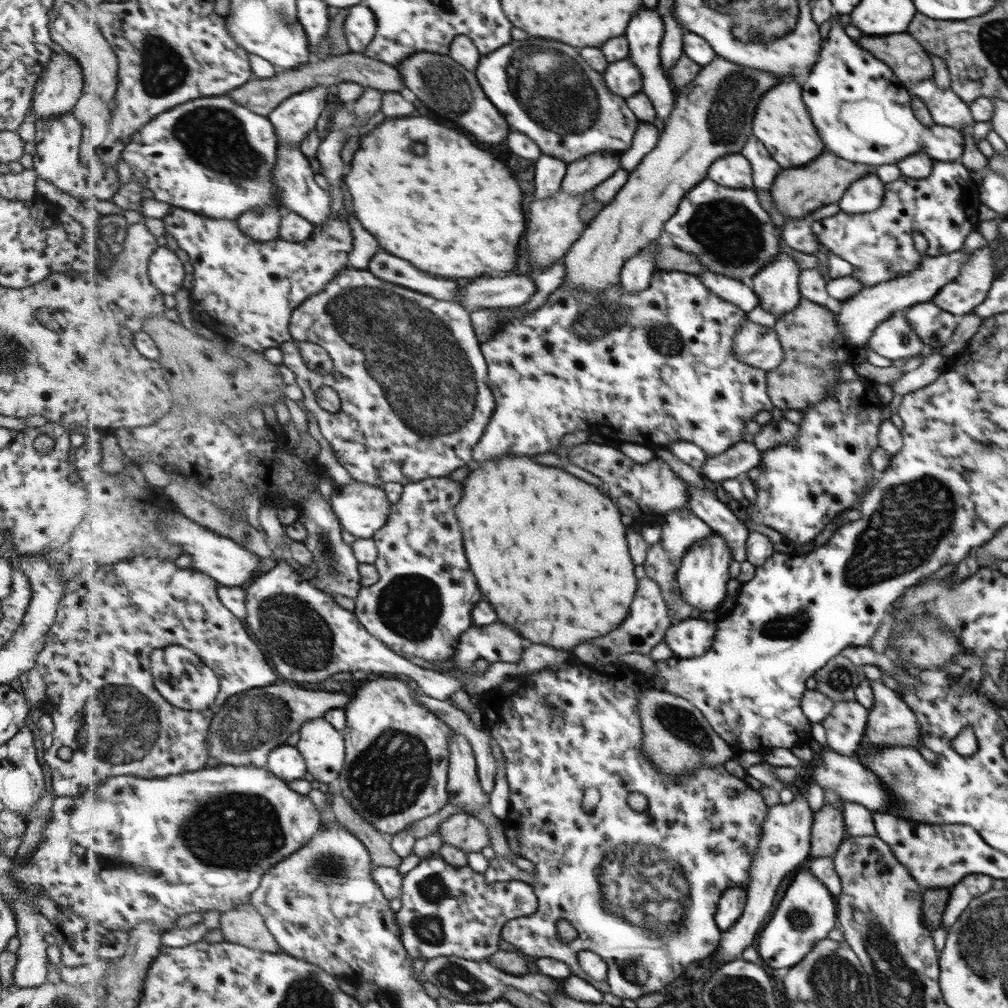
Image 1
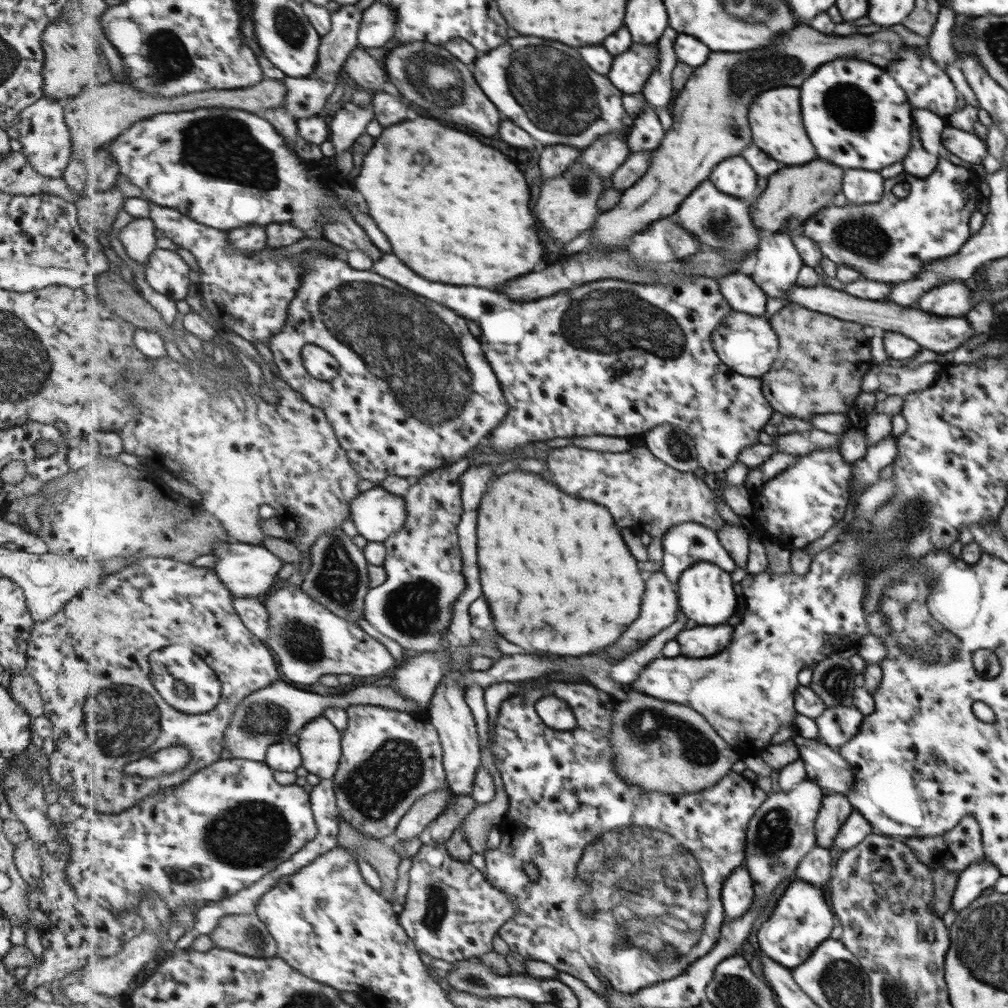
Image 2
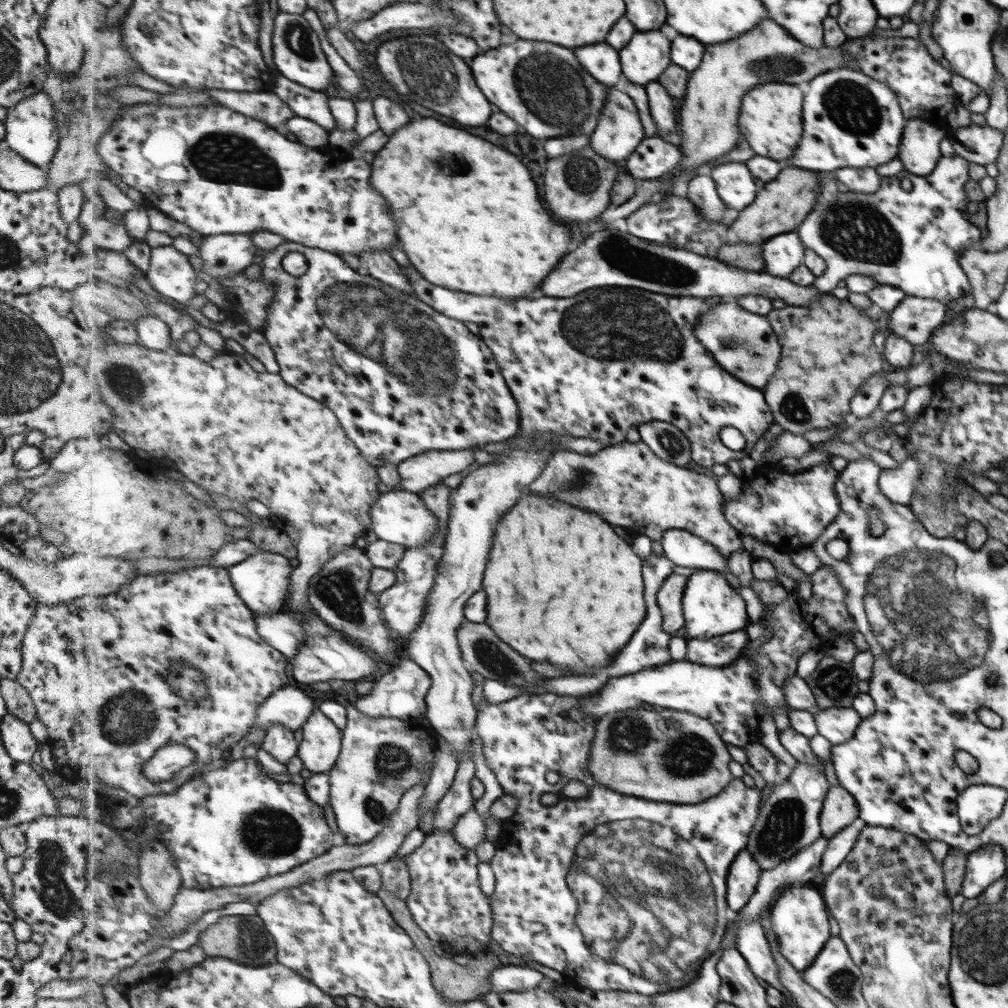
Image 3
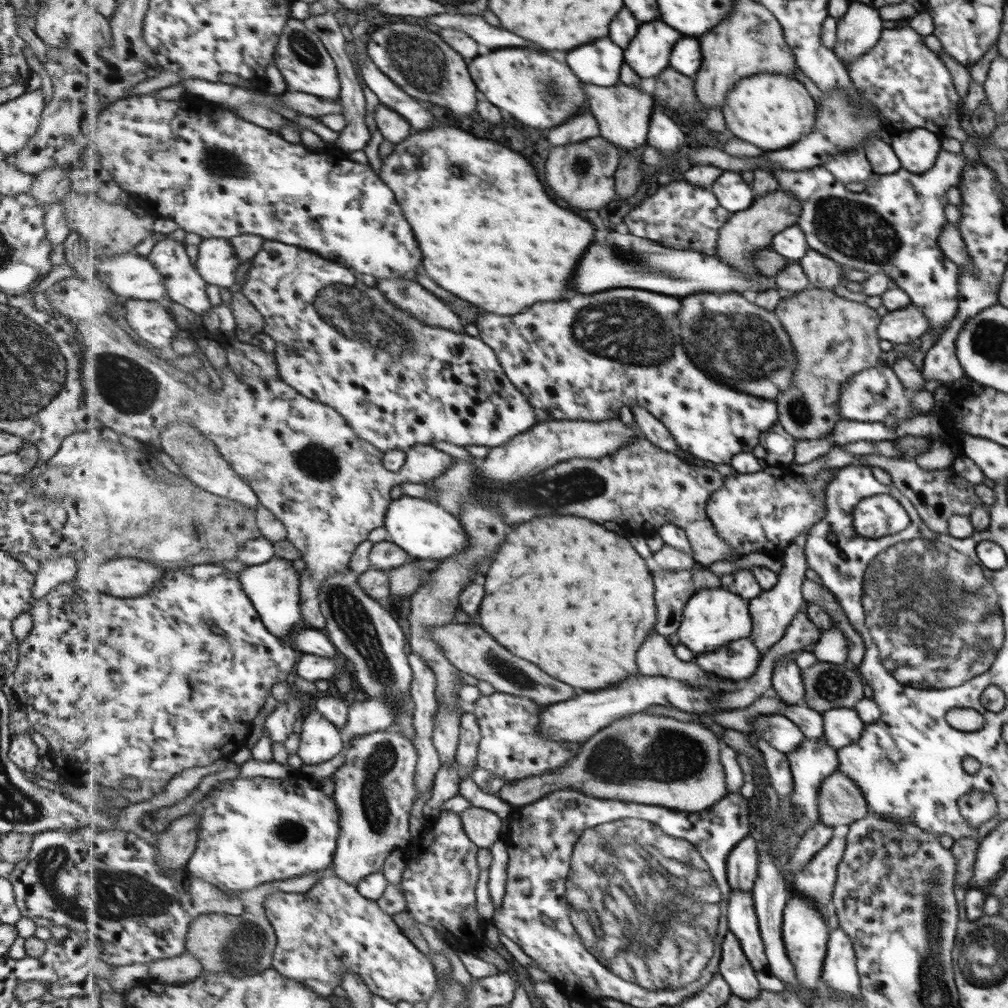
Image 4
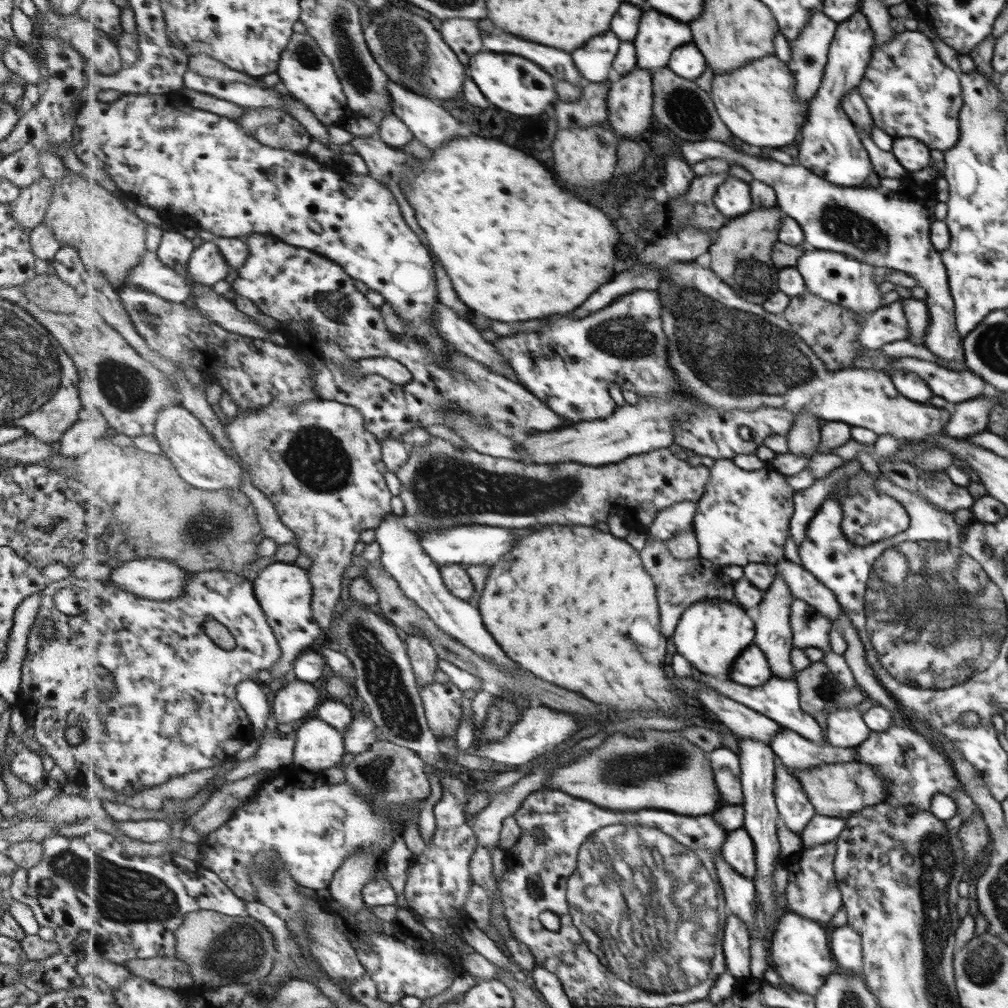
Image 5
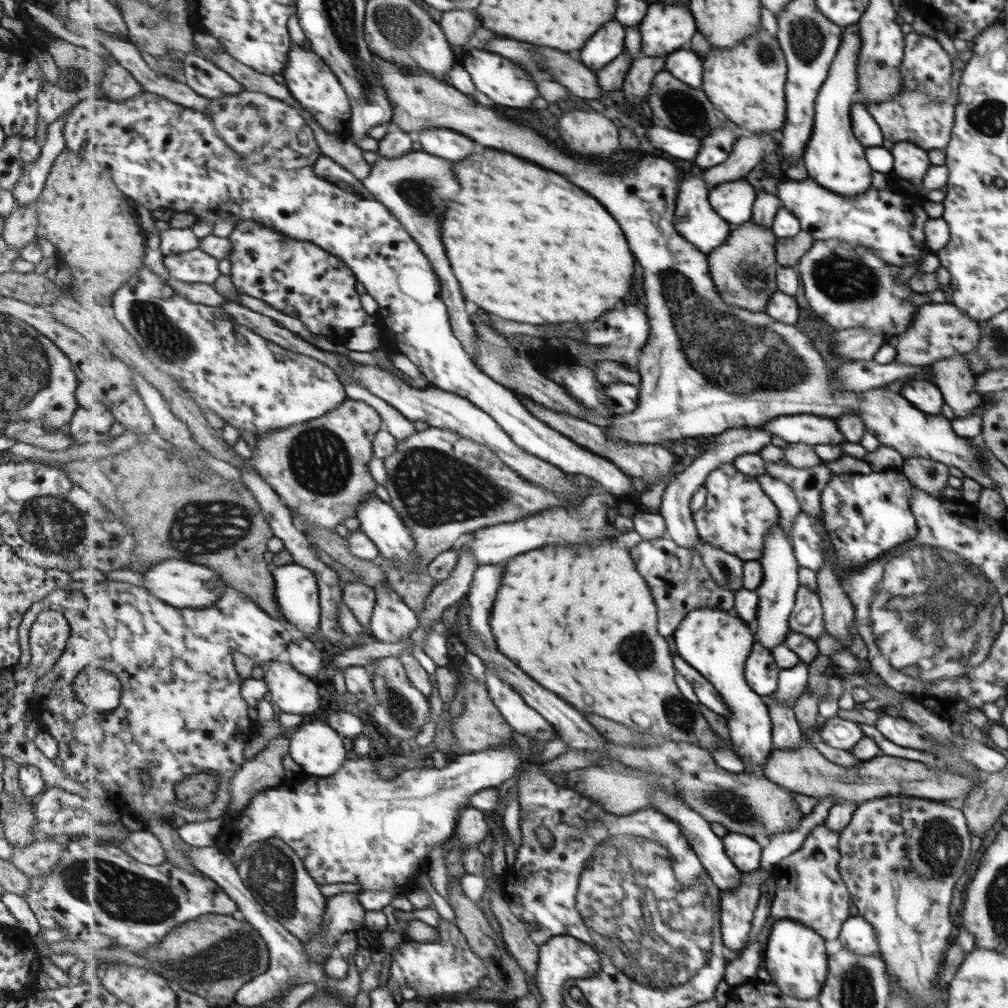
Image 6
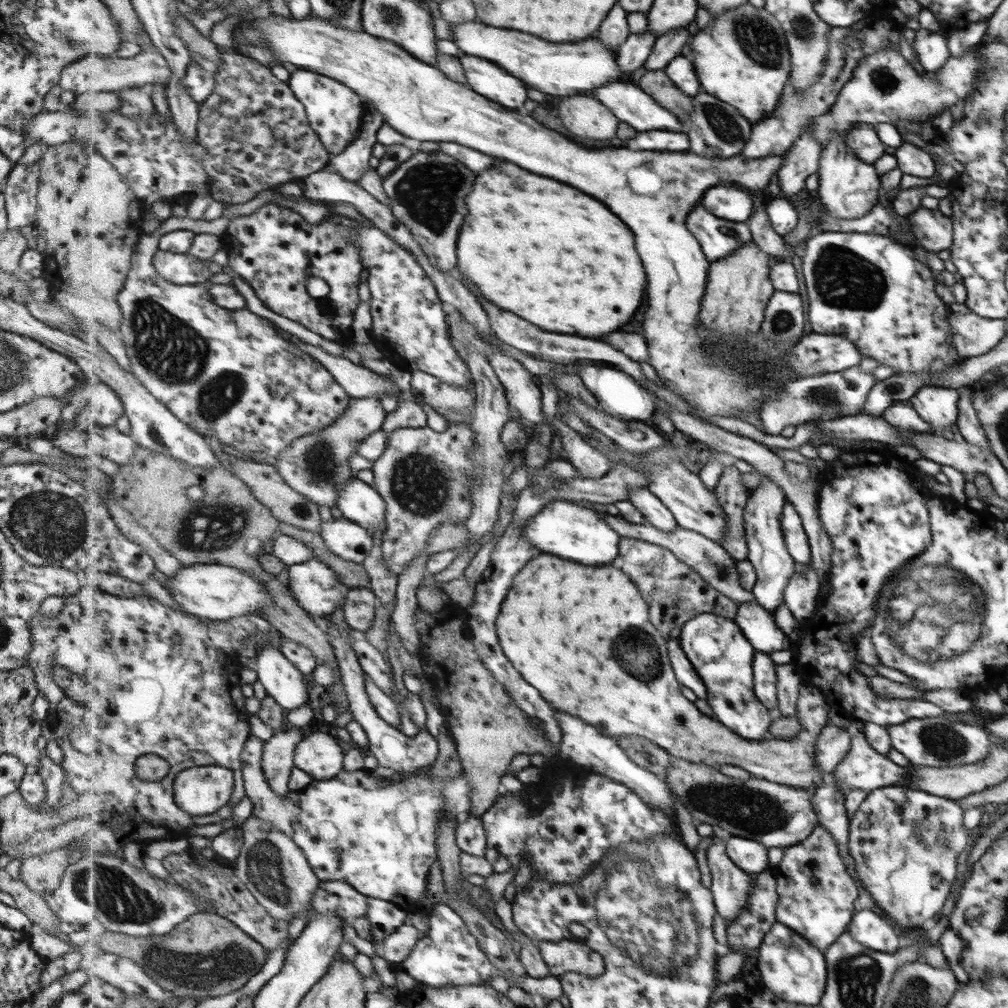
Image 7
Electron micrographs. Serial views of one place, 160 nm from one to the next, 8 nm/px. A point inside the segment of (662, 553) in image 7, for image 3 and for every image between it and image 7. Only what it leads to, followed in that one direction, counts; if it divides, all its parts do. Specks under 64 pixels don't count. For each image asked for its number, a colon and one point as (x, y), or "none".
3: (670, 597)
4: (674, 589)
5: (681, 583)
6: (681, 582)

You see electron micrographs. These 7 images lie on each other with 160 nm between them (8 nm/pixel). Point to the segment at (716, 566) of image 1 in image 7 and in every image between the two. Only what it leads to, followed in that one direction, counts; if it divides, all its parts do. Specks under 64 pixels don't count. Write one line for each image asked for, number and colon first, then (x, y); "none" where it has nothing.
2: (707, 593)
3: (712, 606)
4: (714, 617)
5: (712, 634)
6: (717, 643)
7: (721, 654)

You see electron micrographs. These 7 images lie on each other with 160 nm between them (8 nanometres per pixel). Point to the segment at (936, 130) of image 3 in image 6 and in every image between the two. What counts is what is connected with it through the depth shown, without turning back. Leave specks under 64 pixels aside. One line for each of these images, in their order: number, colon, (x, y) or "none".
4: (917, 149)
5: (912, 155)
6: (910, 162)

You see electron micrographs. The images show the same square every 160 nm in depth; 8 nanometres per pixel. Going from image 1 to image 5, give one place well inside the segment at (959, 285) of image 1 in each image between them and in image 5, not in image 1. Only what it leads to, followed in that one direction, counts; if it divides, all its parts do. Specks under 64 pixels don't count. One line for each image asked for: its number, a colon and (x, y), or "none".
2: (953, 299)
3: (914, 319)
4: (902, 326)
5: (887, 324)

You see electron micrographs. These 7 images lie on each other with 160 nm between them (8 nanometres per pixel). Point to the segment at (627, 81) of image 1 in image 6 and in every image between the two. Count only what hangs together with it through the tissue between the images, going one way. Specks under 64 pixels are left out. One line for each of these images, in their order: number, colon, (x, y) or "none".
2: (632, 71)
3: (649, 54)
4: (649, 54)
5: (659, 35)
6: (667, 27)

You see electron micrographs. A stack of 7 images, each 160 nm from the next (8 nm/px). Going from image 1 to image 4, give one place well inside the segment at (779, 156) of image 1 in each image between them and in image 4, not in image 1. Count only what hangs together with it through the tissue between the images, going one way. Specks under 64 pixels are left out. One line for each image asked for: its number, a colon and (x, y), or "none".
2: (775, 115)
3: (772, 112)
4: (771, 111)

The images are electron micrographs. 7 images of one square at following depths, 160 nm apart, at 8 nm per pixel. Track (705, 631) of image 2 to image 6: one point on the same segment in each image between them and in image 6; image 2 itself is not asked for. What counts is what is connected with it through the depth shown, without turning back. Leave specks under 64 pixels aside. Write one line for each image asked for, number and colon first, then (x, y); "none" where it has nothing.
3: (720, 651)
4: (739, 659)
5: (751, 669)
6: (761, 671)

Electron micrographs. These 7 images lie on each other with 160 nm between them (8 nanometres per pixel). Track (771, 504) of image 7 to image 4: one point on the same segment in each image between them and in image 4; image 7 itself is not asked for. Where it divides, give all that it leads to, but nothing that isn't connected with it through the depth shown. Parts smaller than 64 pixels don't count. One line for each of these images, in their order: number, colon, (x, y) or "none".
4: (786, 680)
5: (772, 634)
6: (775, 592)

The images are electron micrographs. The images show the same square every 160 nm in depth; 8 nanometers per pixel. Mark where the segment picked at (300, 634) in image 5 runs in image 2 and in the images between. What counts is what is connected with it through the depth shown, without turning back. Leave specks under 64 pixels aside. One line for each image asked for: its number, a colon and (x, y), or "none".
2: (248, 570)
3: (262, 581)
4: (275, 587)

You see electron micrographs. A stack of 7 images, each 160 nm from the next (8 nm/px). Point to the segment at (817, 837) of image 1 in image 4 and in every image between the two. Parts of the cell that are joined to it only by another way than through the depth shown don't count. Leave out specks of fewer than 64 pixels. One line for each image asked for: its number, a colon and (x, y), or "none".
2: (834, 809)
3: (838, 810)
4: (838, 801)

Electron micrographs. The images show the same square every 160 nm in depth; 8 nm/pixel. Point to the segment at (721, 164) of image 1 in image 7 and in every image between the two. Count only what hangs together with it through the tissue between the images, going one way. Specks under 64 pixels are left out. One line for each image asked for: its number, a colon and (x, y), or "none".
2: (735, 176)
3: (734, 183)
4: (734, 194)
5: (734, 199)
6: (732, 201)
7: (731, 204)

